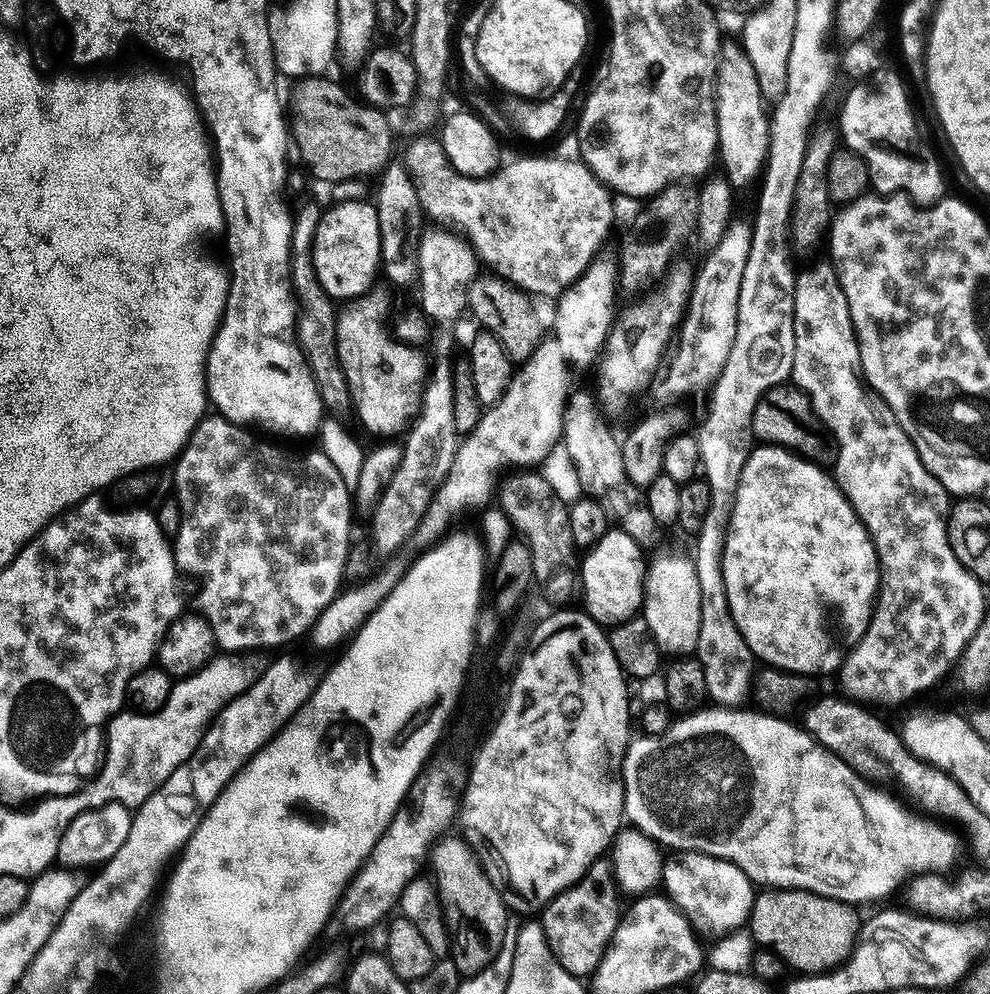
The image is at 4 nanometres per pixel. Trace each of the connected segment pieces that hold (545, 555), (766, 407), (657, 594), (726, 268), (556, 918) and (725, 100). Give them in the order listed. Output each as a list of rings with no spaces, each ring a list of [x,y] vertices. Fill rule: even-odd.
[[[516,470],[513,476],[508,476],[498,484],[498,506],[506,514],[506,518],[512,523],[513,529],[518,533],[519,539],[523,540],[531,550],[532,573],[540,575],[542,568],[553,568],[546,582],[546,590],[550,597],[564,598],[576,586],[576,572],[572,567],[568,567],[572,562],[575,563],[574,550],[576,543],[573,534],[570,533],[569,514],[567,503],[560,500],[551,482],[544,477],[534,473],[534,470]]]
[[[785,382],[766,390],[754,406],[752,434],[757,441],[766,444],[778,444],[790,448],[813,464],[832,466],[836,462],[836,438],[831,430],[818,418],[810,398],[791,382]]]
[[[660,552],[653,560],[651,557],[647,561],[642,615],[661,653],[695,653],[698,626],[702,622],[702,590],[698,590],[698,570],[694,566],[691,555],[683,556],[680,552]]]
[[[724,236],[712,252],[703,257],[704,265],[698,268],[690,284],[692,297],[684,320],[679,321],[675,337],[676,353],[660,381],[657,379],[656,396],[660,400],[680,400],[691,392],[711,389],[730,358],[730,346],[734,346],[734,330],[738,322],[738,290],[742,290],[742,270],[746,270],[746,258],[750,254],[750,237]]]
[[[601,858],[588,867],[583,877],[576,884],[570,885],[564,892],[559,892],[551,902],[544,905],[539,922],[544,928],[546,942],[554,956],[569,971],[579,978],[588,978],[595,973],[614,930],[620,924],[622,904],[620,885],[616,883],[616,874],[612,861]]]
[[[734,46],[723,49],[723,58],[717,64],[716,69],[716,129],[719,134],[719,142],[717,144],[717,153],[720,163],[722,162],[724,169],[723,173],[725,179],[731,176],[751,176],[757,179],[766,163],[766,156],[768,154],[769,144],[769,117],[767,111],[763,110],[763,97],[760,94],[760,87],[758,86],[757,75],[754,74],[754,66],[750,62],[747,53],[742,49],[738,50]]]

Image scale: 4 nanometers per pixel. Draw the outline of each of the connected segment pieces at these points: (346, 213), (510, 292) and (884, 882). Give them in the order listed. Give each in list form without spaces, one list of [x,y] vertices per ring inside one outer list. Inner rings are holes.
[[[367,199],[342,201],[333,203],[332,209],[325,211],[316,227],[316,237],[313,242],[313,264],[317,272],[318,282],[324,288],[328,297],[336,302],[351,302],[363,297],[372,288],[377,274],[381,271],[379,220],[375,203]]]
[[[495,274],[477,275],[467,286],[467,311],[476,315],[479,327],[489,332],[498,342],[502,342],[502,350],[514,362],[523,362],[536,353],[540,345],[540,316],[531,304],[529,293],[521,291],[512,283],[500,279]]]
[[[704,706],[699,710],[689,711],[687,714],[681,715],[679,718],[671,721],[663,735],[647,735],[640,734],[636,740],[635,738],[629,739],[626,751],[622,756],[622,783],[624,785],[624,818],[625,821],[635,831],[646,834],[657,844],[663,846],[668,850],[675,850],[678,852],[701,852],[702,854],[710,854],[714,858],[722,858],[726,862],[730,862],[734,866],[738,866],[738,870],[742,870],[742,874],[746,874],[746,878],[751,880],[753,885],[767,886],[769,888],[801,888],[807,892],[813,892],[819,896],[826,898],[834,898],[841,900],[844,904],[851,904],[853,906],[861,906],[860,904],[868,904],[871,900],[884,900],[891,892],[896,892],[905,887],[914,876],[922,876],[925,874],[944,874],[947,873],[947,868],[952,864],[952,843],[955,842],[956,836],[951,832],[947,823],[941,822],[939,819],[933,818],[931,815],[923,814],[919,816],[916,812],[911,812],[908,808],[903,808],[900,805],[900,800],[896,796],[891,796],[886,789],[880,788],[884,786],[877,786],[866,776],[860,776],[859,773],[854,771],[852,767],[846,762],[842,762],[830,750],[823,748],[809,732],[805,732],[799,723],[791,724],[788,720],[783,720],[783,715],[769,714],[764,710],[757,710],[755,707],[748,708],[749,706]]]

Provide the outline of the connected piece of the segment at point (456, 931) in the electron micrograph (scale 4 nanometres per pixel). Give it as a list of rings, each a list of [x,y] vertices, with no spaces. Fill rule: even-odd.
[[[445,834],[432,845],[430,879],[440,900],[440,909],[444,911],[444,923],[448,925],[450,959],[465,977],[470,977],[490,966],[498,954],[502,938],[510,926],[510,909],[471,844],[459,835],[452,835]]]

